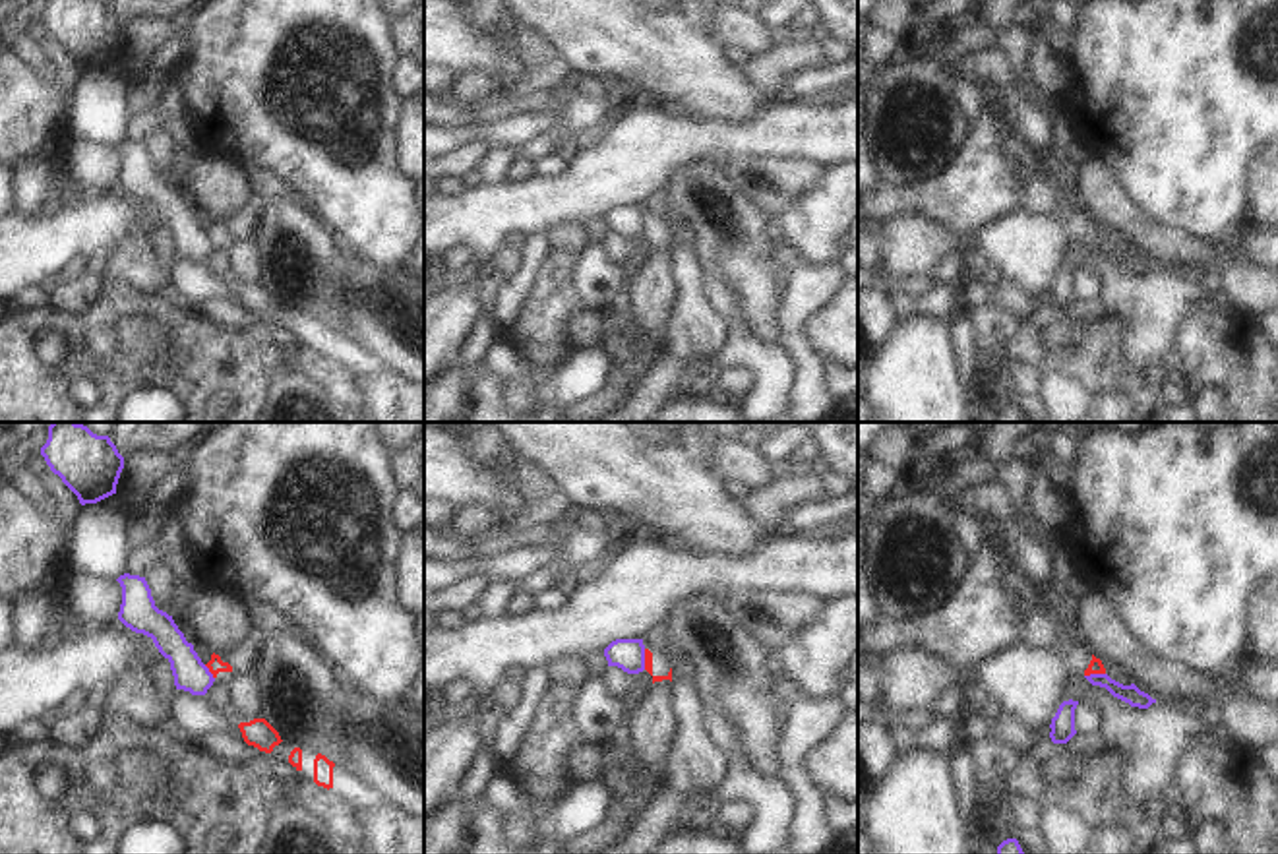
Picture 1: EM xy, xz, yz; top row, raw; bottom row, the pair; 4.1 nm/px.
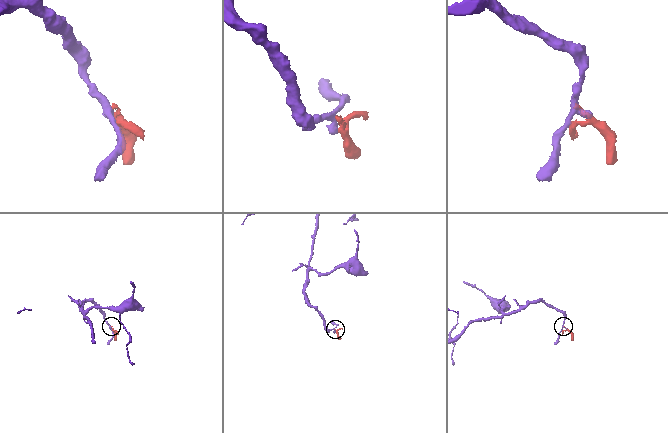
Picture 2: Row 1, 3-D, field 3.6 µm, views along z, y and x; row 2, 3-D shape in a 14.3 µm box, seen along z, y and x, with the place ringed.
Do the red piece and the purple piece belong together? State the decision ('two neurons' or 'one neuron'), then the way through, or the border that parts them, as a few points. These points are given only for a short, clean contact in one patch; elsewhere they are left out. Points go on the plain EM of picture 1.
two neurons | along xz (643, 215), (645, 235)

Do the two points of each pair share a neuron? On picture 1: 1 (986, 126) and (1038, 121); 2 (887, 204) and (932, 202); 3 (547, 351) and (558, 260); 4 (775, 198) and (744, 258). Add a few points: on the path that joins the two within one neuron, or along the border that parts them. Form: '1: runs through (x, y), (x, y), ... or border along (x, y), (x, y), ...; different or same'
1: border along (990, 97), (996, 121), (1004, 128); different
2: runs through (899, 202), (920, 202); same
3: runs through (547, 328), (547, 316), (556, 299), (558, 283); same
4: border along (734, 181), (771, 215); different

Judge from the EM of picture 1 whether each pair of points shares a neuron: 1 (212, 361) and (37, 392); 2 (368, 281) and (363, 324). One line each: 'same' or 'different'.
1: same
2: same

